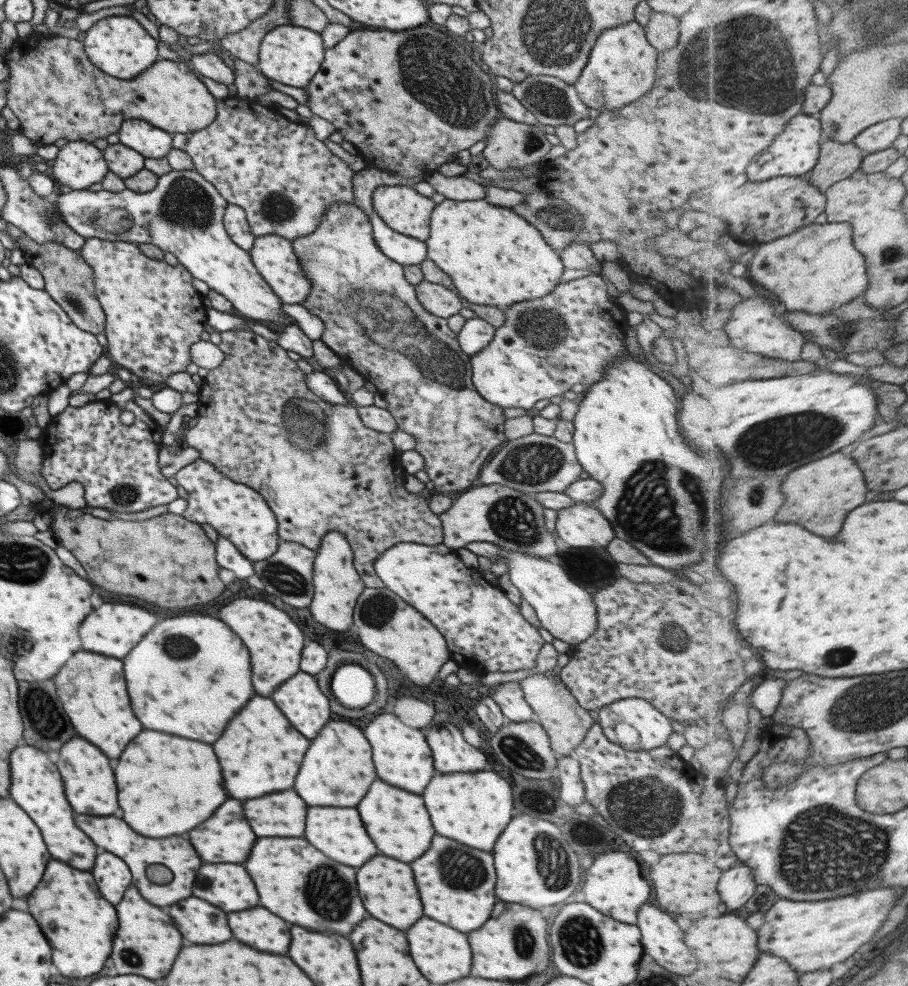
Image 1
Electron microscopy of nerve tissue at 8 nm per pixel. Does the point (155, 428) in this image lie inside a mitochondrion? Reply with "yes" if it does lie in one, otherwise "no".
no

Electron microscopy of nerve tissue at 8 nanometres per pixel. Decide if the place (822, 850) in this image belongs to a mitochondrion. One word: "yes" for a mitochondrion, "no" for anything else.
yes

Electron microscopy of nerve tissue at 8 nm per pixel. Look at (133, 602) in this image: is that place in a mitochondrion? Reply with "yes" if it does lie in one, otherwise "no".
no

